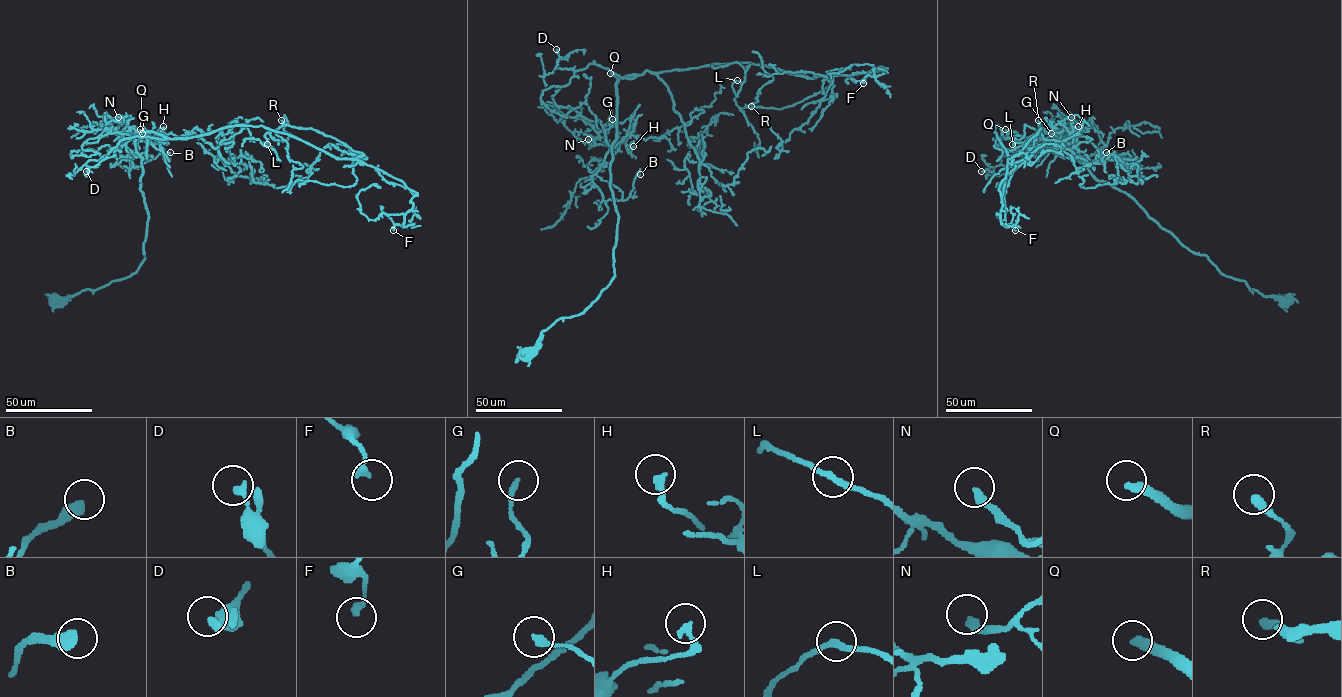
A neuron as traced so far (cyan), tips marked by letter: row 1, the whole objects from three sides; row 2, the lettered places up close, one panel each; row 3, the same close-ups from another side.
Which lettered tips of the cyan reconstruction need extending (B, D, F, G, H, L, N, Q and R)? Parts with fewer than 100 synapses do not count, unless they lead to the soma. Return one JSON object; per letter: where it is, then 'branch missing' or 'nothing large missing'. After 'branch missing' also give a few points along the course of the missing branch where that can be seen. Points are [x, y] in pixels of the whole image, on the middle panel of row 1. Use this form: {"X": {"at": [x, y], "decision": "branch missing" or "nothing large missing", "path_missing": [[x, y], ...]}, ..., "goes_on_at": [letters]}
{"B": {"at": [640, 174], "decision": "nothing large missing"}, "D": {"at": [556, 49], "decision": "nothing large missing"}, "F": {"at": [863, 83], "decision": "nothing large missing"}, "G": {"at": [612, 119], "decision": "nothing large missing"}, "H": {"at": [633, 146], "decision": "nothing large missing"}, "L": {"at": [737, 80], "decision": "nothing large missing"}, "N": {"at": [588, 139], "decision": "nothing large missing"}, "Q": {"at": [610, 73], "decision": "branch missing"}, "R": {"at": [751, 106], "decision": "nothing large missing"}, "goes_on_at": ["Q"]}

